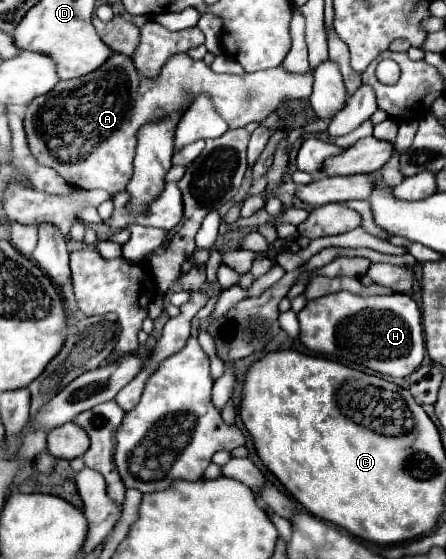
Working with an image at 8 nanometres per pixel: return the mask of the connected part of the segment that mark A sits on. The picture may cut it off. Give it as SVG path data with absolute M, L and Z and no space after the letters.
M113 54L111 60L107 60L99 70L77 80L59 82L59 86L55 86L51 94L43 94L27 106L25 132L27 132L31 154L41 166L49 166L57 170L57 174L65 178L67 184L83 190L101 188L101 190L107 190L111 196L115 196L123 192L127 182L131 180L137 130L155 118L163 118L171 114L171 110L187 108L201 92L207 92L213 98L217 112L225 118L229 128L239 128L249 122L265 120L271 112L277 110L279 102L285 100L287 96L293 100L307 100L313 92L313 72L309 70L305 74L295 74L285 70L283 66L277 66L277 68L259 70L259 72L241 74L241 76L215 74L213 70L209 70L209 66L203 60L197 62L189 56L175 56L175 58L169 58L169 62L163 66L157 78L149 80L135 70L129 56Z

